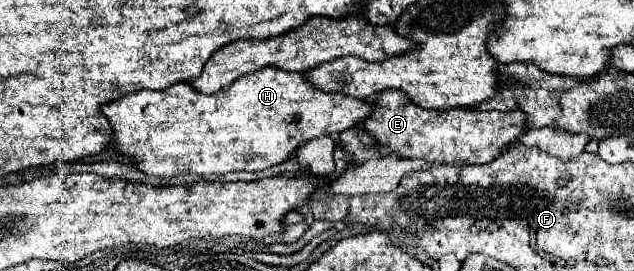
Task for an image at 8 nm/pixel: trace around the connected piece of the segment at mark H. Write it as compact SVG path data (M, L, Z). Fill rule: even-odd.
M273 66L247 74L209 96L199 94L189 82L179 82L165 90L139 90L103 106L103 114L107 114L115 132L115 148L131 156L137 168L151 176L177 176L187 172L207 176L237 170L259 172L285 162L307 140L349 130L367 120L373 112L373 102L353 98L343 92L323 92L307 80L307 74L287 72Z

